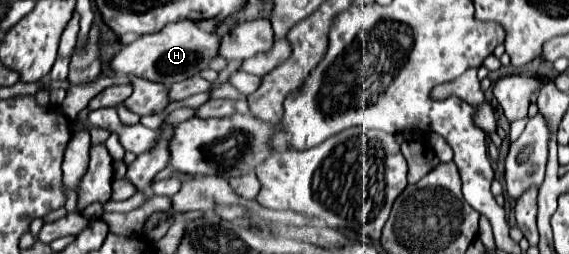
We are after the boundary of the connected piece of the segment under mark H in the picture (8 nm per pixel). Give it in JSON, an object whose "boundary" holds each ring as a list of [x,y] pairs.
{"boundary":[[[177,21],[171,25],[165,25],[159,33],[147,33],[135,39],[133,43],[125,45],[111,61],[111,69],[115,73],[135,75],[147,81],[163,83],[165,87],[189,79],[193,75],[199,75],[201,69],[209,65],[209,59],[217,55],[219,49],[219,37],[213,33],[201,31],[193,21]]]}

